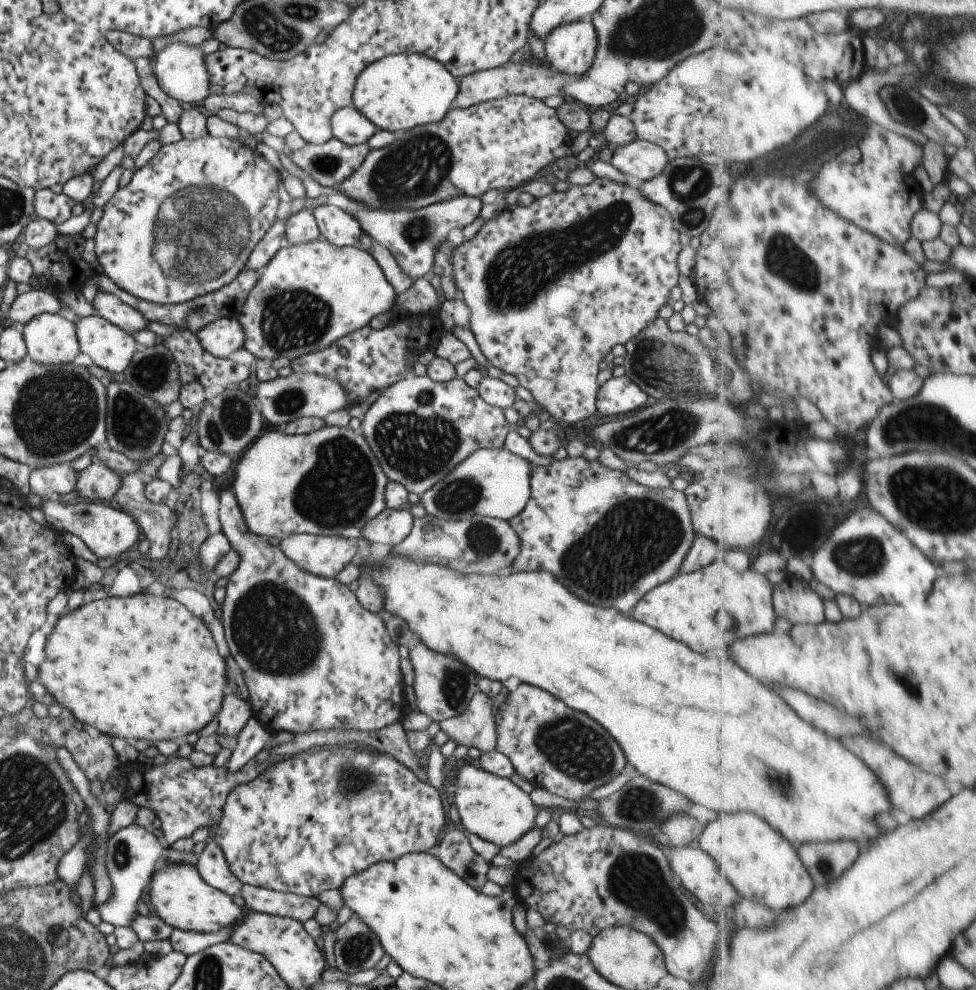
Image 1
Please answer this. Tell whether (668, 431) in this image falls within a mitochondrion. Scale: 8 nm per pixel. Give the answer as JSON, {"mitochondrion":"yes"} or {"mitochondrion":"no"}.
{"mitochondrion":"yes"}

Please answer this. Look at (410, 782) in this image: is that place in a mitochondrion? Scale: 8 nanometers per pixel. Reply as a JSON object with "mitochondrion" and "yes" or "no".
{"mitochondrion":"no"}

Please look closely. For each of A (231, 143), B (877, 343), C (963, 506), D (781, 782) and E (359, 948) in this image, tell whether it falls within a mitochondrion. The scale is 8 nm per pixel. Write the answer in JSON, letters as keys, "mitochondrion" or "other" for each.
{"A":"other","B":"other","C":"mitochondrion","D":"mitochondrion","E":"mitochondrion"}

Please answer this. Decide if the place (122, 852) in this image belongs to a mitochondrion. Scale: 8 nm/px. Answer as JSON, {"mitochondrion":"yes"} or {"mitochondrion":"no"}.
{"mitochondrion":"yes"}

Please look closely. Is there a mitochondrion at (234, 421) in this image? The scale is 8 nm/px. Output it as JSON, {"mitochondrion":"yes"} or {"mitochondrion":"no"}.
{"mitochondrion":"yes"}

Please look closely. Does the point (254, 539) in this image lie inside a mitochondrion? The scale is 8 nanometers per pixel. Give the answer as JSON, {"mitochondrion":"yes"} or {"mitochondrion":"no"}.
{"mitochondrion":"no"}

